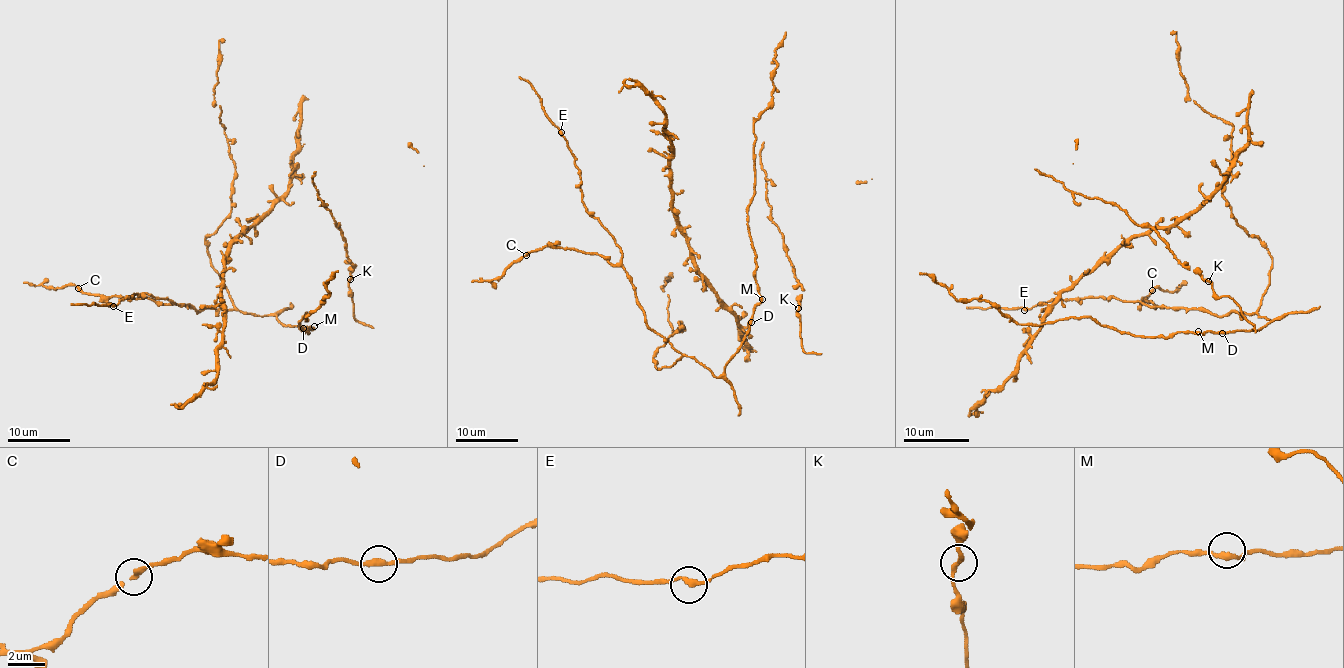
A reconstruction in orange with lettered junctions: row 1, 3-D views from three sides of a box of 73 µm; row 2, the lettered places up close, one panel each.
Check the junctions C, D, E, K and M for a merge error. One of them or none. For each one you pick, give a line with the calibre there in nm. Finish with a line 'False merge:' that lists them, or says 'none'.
False merge: none

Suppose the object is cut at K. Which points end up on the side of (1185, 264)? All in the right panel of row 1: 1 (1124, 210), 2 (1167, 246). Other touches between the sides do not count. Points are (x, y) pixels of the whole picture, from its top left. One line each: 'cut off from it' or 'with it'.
1: with it
2: with it

